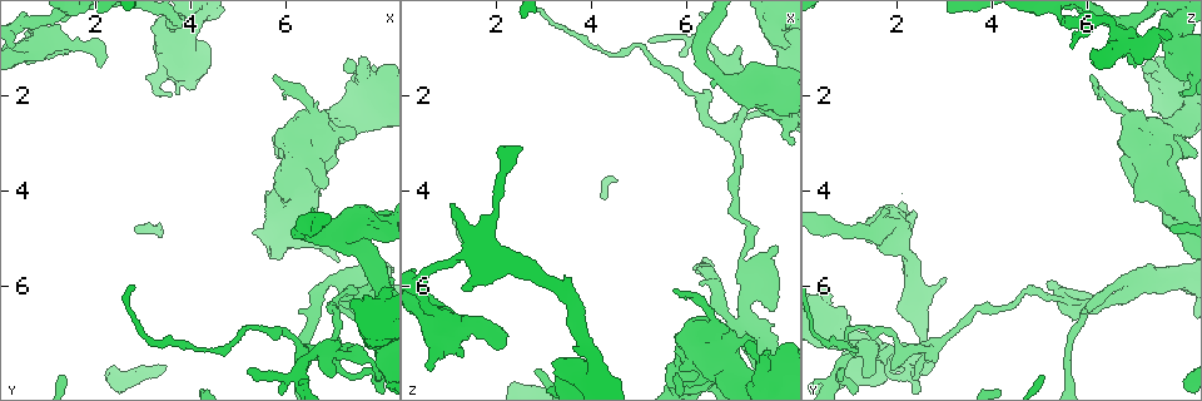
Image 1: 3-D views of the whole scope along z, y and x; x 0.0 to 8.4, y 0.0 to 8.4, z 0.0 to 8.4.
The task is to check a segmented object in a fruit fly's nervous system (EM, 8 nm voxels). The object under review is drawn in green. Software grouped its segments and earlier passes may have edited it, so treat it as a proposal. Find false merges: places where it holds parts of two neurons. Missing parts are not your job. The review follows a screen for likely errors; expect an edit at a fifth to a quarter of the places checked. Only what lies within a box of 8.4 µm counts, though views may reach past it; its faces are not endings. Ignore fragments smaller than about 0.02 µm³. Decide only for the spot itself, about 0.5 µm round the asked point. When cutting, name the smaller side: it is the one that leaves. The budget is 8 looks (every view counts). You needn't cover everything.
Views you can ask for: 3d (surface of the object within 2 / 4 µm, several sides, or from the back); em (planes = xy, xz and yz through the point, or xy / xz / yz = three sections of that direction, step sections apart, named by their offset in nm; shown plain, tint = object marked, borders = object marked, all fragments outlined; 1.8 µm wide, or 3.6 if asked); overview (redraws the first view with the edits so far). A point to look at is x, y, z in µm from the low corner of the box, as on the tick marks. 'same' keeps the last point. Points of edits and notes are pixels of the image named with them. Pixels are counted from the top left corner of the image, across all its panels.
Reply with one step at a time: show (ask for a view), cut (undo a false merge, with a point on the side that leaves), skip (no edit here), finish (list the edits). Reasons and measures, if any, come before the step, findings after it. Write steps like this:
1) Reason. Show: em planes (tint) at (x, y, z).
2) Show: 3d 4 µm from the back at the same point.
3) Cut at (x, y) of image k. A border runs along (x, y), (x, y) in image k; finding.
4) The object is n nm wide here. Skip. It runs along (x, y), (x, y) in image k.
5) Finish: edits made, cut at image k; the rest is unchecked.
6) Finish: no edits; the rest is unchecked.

Thick turns thin. Show: em 3.6 µm xy step 4 (tint) at (6.45, 2.70, 7.05).

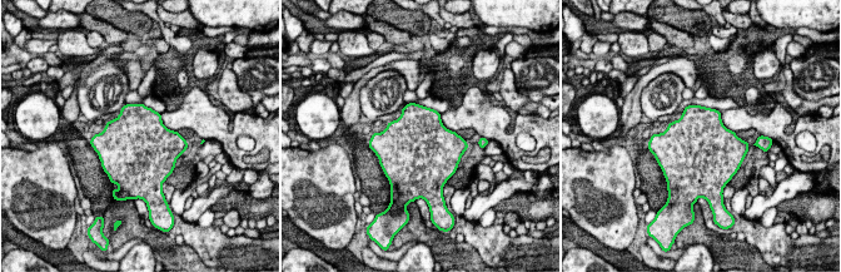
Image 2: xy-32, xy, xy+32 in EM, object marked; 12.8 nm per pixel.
Show: em 3.6 µm yz step 4 (tint) at the same point.

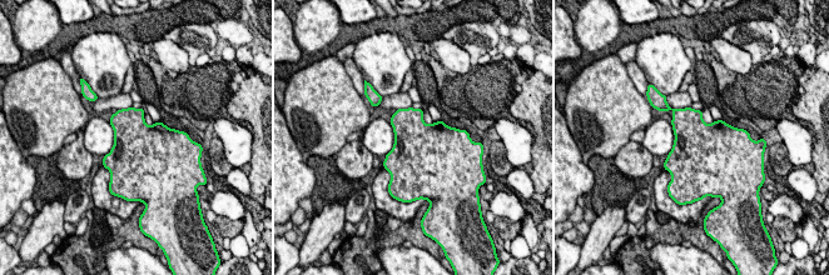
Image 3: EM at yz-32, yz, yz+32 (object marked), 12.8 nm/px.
Skip. All the same neuron.

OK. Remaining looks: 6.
Sharp bend. Show: 3d 2 µm at (0.90, 0.75, 6.70).

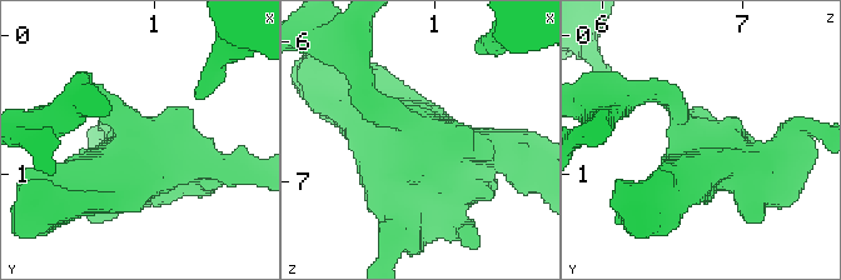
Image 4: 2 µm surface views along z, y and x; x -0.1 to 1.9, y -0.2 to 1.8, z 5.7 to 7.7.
Now the EM. Show: em planes (tint) at (0.96, 0.80, 6.70).

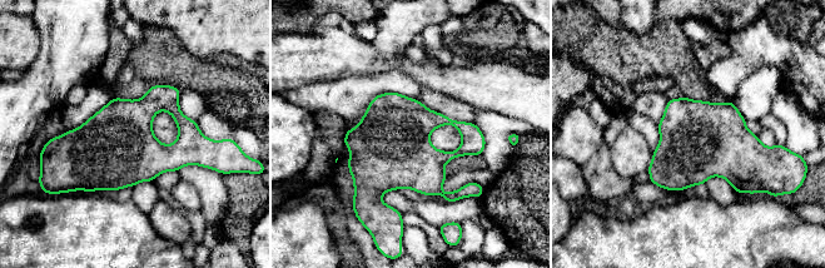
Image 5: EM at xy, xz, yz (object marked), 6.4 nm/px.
Skip. All the same neuron.

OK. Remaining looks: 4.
Three-way junction. Show: 3d 2 µm from the back at (7.25, 5.95, 7.00).

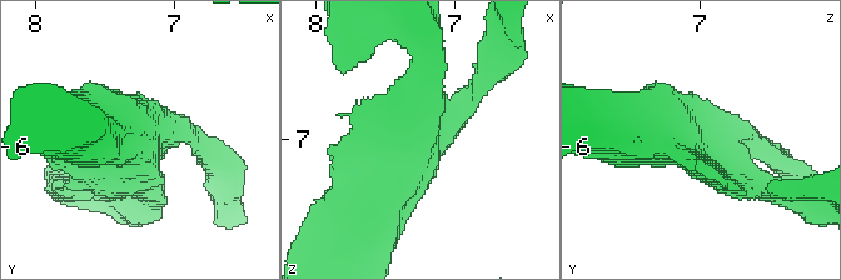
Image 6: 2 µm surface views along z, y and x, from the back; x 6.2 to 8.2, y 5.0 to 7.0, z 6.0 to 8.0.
Show: em planes (plain) at (7.22, 5.98, 6.98).

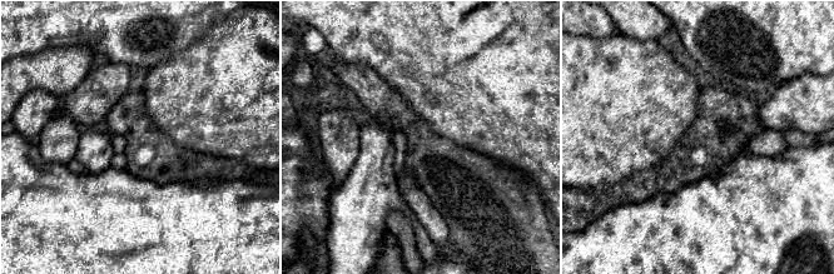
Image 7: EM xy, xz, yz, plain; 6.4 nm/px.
Where the object lies. Show: em planes (tint) at the same point.

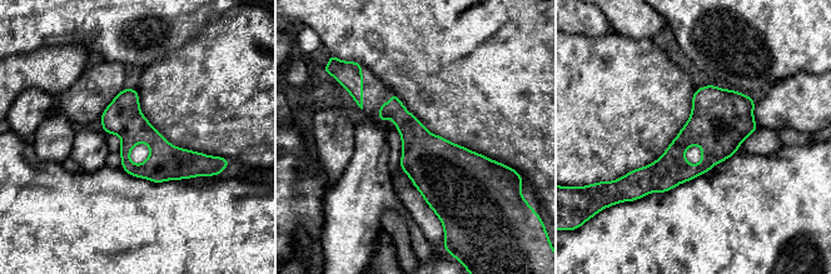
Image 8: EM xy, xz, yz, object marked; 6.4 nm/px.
The object is 240 nm wide here. Skip. It runs along (104, 116), (208, 158) in image 8; one neuron here.

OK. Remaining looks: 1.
Finish: no edits; the rest is unchecked.

